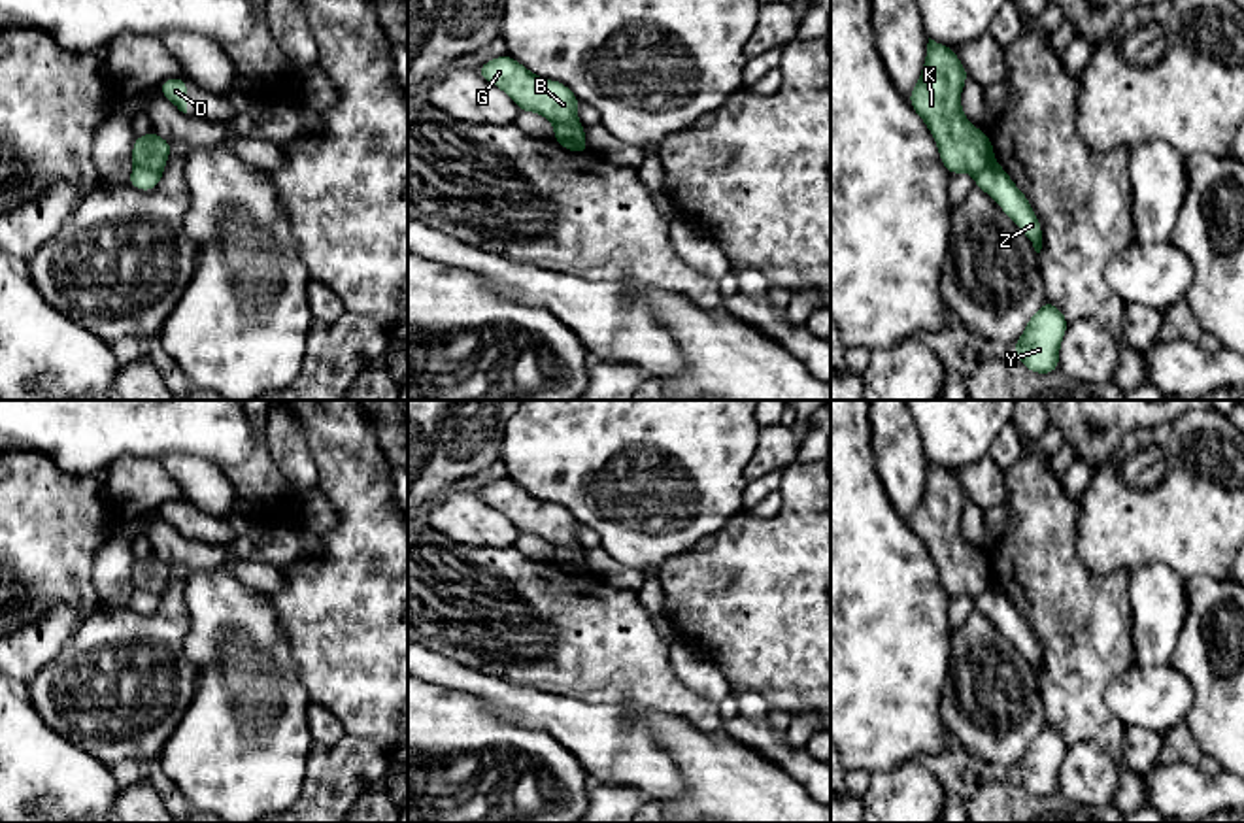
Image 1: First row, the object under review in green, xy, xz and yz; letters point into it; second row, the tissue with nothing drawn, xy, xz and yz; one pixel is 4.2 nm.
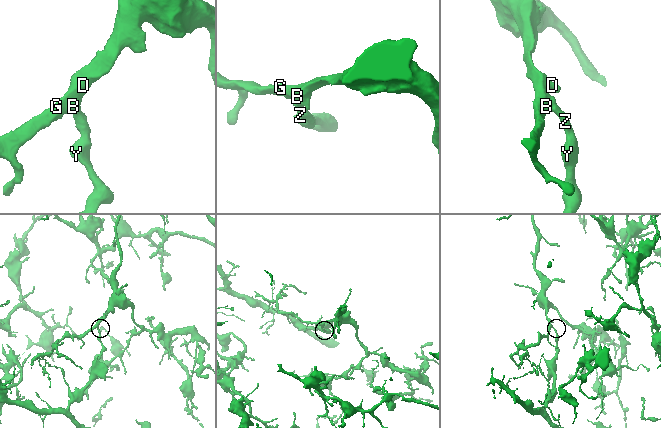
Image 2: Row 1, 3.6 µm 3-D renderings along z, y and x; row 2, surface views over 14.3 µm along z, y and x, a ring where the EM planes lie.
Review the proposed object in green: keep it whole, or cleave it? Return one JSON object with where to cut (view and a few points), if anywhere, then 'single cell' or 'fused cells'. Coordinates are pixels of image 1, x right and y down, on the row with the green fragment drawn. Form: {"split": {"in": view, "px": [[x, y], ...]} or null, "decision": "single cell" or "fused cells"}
{"split": {"in": "xz", "px": [[555, 125], [576, 125], [584, 133]]}, "decision": "fused cells"}

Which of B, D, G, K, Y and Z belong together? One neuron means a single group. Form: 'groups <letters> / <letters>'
groups B D G K / Y Z

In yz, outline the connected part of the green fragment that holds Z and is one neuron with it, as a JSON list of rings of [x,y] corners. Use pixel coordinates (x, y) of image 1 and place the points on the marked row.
[[[997,162],[974,174],[974,185],[987,193],[1002,211],[1031,240],[1036,253],[1042,249],[1042,227],[1029,204],[1029,198],[1014,185],[1010,176]]]

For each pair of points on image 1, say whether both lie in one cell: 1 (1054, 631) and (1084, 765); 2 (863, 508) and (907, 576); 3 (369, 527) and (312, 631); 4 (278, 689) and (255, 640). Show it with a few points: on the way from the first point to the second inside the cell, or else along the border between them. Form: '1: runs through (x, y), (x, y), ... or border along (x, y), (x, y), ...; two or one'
1: border along (1069, 742), (1093, 742), (1118, 763); two
2: runs through (863, 525), (863, 533), (890, 559); one
3: runs through (361, 554), (361, 582), (338, 604); one
4: runs through (267, 678), (255, 667), (255, 652); one

